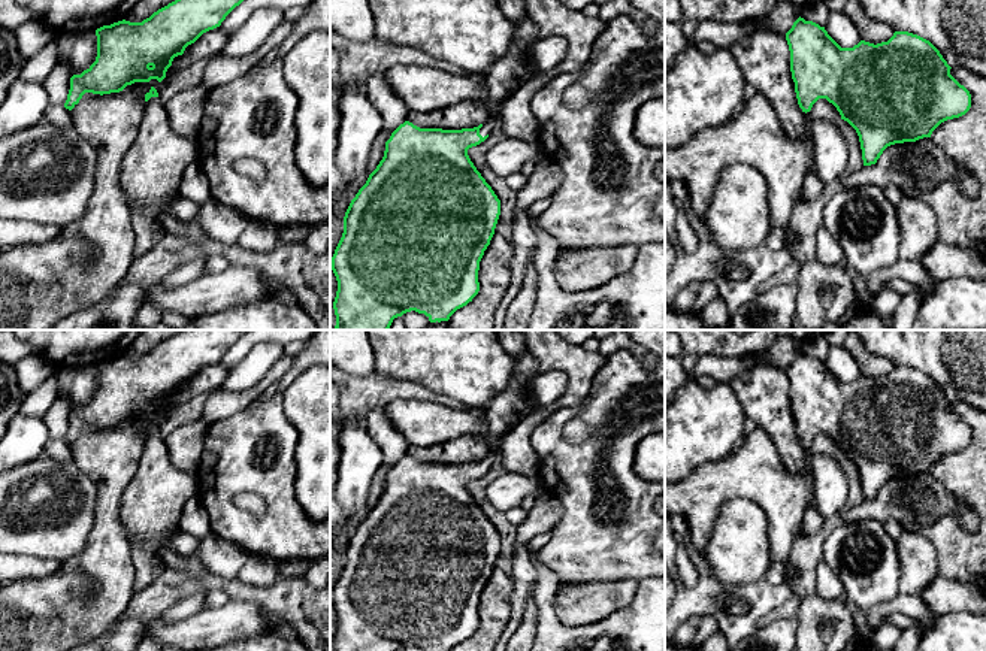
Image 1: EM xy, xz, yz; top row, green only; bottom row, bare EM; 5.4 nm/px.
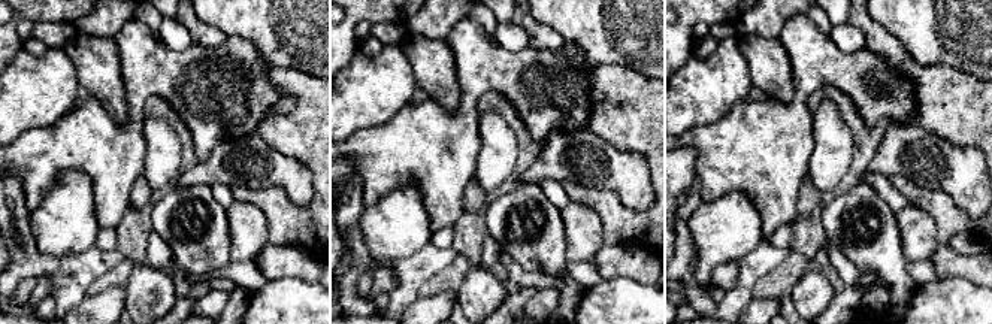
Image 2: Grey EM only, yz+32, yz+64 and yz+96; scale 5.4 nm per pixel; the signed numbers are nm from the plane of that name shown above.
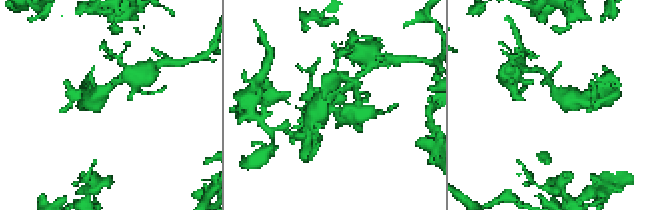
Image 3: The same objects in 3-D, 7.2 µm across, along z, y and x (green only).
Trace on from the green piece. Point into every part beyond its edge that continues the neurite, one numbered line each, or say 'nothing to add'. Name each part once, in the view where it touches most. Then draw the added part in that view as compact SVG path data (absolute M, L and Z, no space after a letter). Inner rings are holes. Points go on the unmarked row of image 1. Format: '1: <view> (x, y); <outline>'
1: xz (422, 423); M514 370L505 390L484 406L481 417L414 397L397 397L384 406L388 421L409 445L427 446L466 433L480 434L492 451L480 463L483 472L493 467L497 442L533 409Z

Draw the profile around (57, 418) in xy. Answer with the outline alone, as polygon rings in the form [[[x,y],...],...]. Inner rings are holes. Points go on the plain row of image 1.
[[[58,394],[58,397],[43,415],[43,421],[48,427],[51,439],[64,440],[70,424],[70,412],[72,406],[69,399]]]

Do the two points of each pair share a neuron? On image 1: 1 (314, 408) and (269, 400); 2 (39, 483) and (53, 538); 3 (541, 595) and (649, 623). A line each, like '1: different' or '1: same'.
1: different
2: same
3: same

